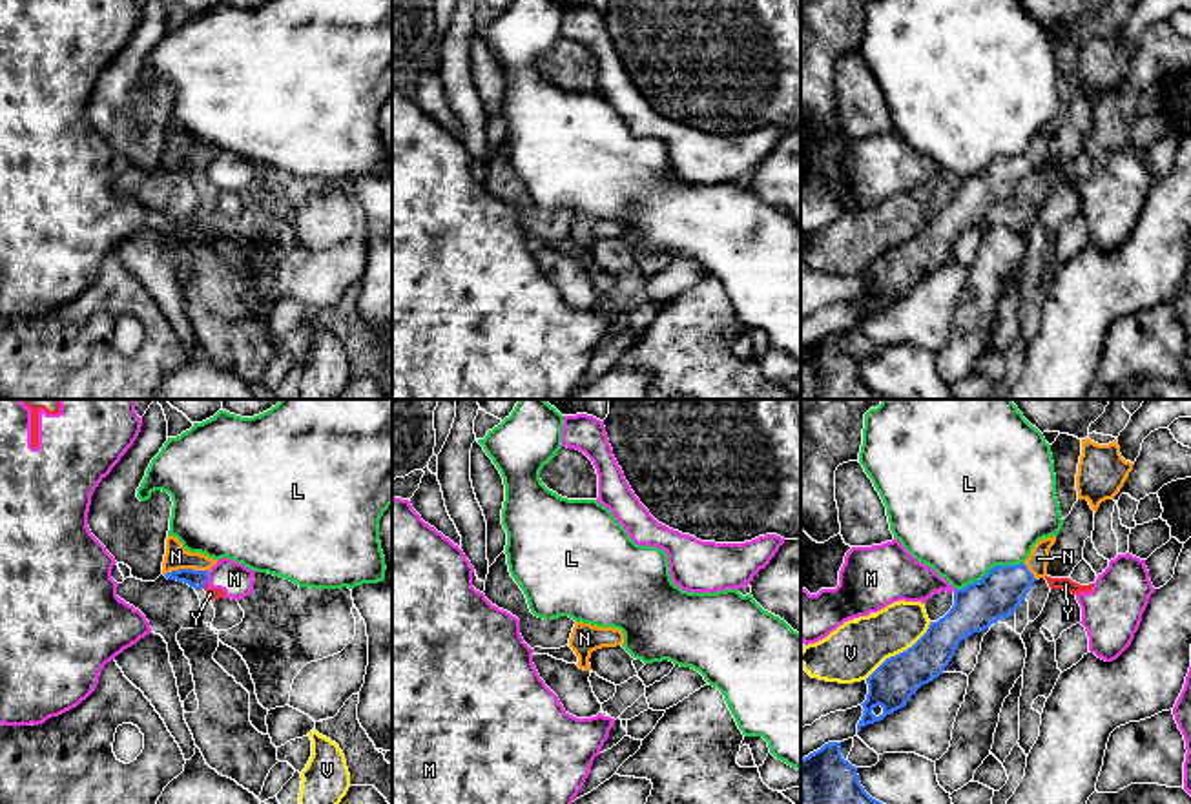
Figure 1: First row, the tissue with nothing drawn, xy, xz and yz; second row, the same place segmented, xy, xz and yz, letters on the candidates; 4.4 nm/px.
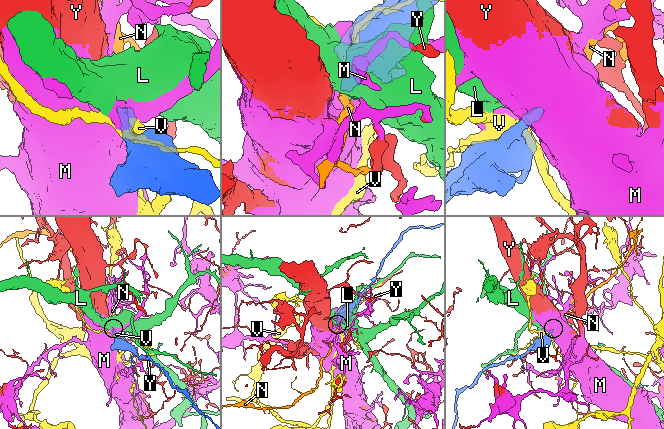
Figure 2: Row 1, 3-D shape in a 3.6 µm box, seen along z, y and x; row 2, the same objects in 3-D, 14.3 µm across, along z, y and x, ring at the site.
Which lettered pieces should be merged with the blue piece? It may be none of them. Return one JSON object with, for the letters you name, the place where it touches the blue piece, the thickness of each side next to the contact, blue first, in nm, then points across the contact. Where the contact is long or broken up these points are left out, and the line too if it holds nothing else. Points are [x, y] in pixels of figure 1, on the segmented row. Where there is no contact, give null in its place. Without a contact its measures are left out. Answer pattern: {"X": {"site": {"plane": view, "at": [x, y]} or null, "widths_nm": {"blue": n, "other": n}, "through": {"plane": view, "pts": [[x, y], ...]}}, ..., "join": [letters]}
{"N": {"site": {"plane": "xy", "at": [185, 569]}, "widths_nm": {"blue": 80, "other": 100}, "through": {"plane": "xy", "pts": [[194, 578], [185, 569], [176, 556]]}}, "join": ["N"]}

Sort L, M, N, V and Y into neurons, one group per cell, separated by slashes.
L / M Y / N / V

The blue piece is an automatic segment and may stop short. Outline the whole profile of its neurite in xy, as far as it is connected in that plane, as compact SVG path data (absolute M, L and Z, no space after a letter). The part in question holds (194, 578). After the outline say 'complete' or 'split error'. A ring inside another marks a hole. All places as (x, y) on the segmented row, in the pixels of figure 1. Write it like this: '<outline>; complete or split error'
M175 536L166 538L166 554L162 562L162 574L168 580L184 582L193 589L204 589L208 571L217 560L201 552L190 552Z; split error

